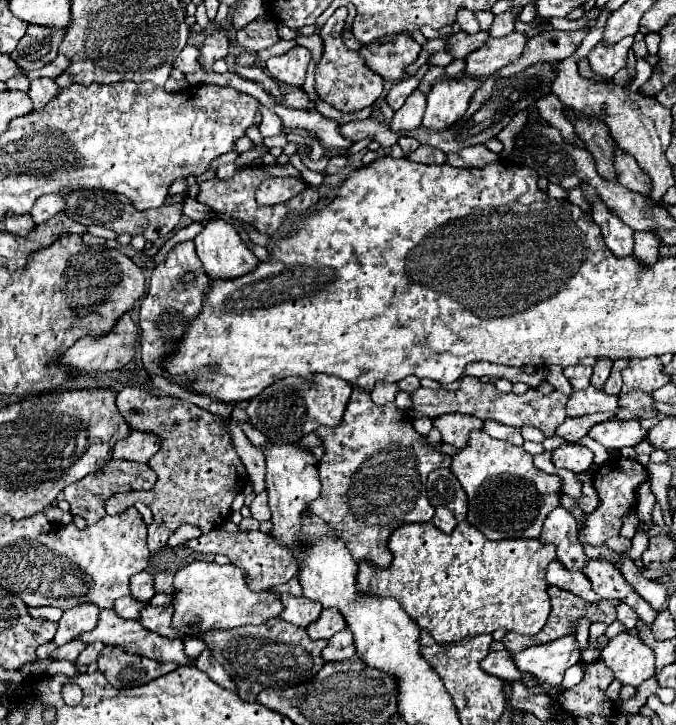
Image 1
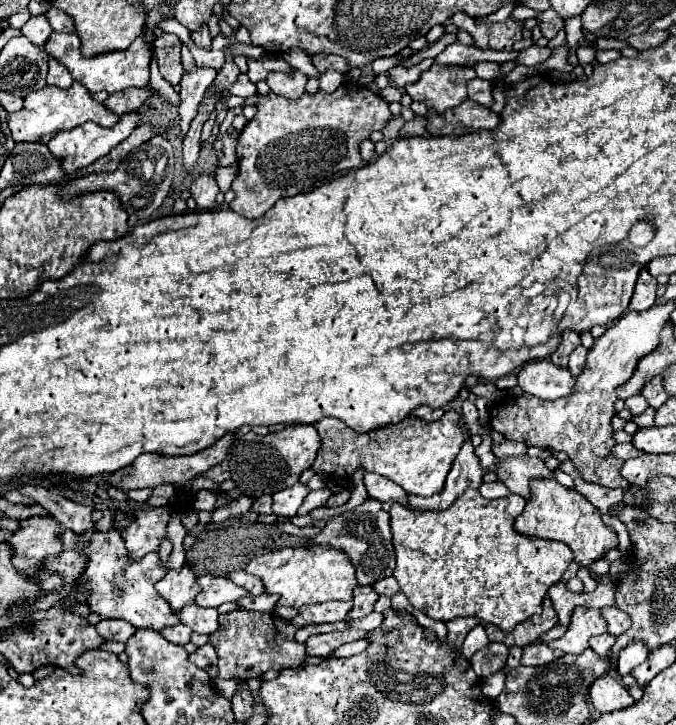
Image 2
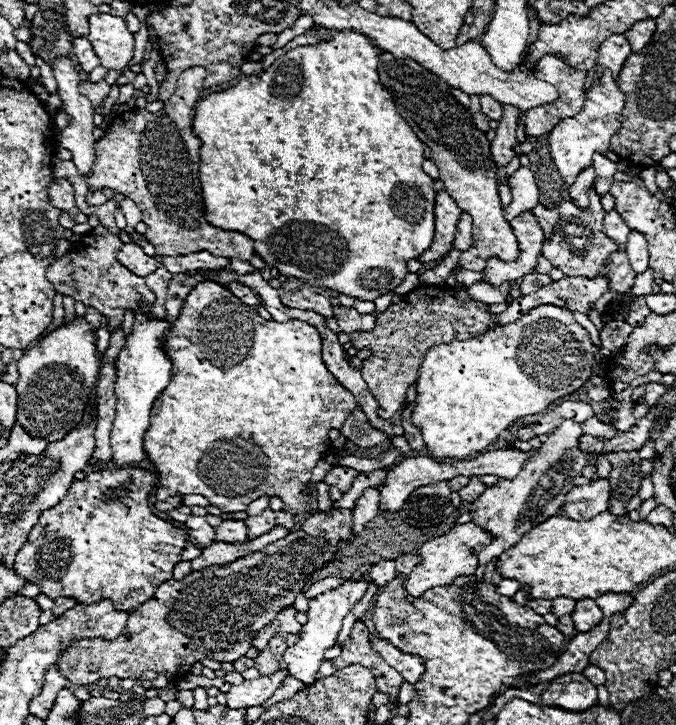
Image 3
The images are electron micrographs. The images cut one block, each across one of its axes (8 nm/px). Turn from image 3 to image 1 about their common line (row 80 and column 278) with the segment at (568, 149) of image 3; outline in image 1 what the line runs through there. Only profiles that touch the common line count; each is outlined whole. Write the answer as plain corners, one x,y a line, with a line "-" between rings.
192,562
174,576
174,630
184,636
194,636
208,630
238,628
244,624
266,624
270,618
280,616
280,596
272,590
254,592
246,584
246,572
234,564
220,566
216,562

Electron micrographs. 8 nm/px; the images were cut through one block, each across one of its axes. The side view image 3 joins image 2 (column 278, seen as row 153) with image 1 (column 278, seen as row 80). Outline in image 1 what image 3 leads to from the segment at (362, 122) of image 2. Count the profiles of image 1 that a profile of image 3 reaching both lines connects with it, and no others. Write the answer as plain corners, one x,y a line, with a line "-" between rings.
268,178
256,190
258,204
282,204
306,188
302,178

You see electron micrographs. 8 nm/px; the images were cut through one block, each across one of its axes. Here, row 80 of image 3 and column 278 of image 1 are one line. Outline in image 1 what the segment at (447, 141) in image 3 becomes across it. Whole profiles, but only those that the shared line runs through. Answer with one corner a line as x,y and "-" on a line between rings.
298,376
282,378
274,382
272,388
266,388
262,394
250,400
246,414
252,426
260,430
272,444
296,444
318,426
338,426
342,422
350,392
350,384
338,380
336,376
316,376
314,382
302,380

